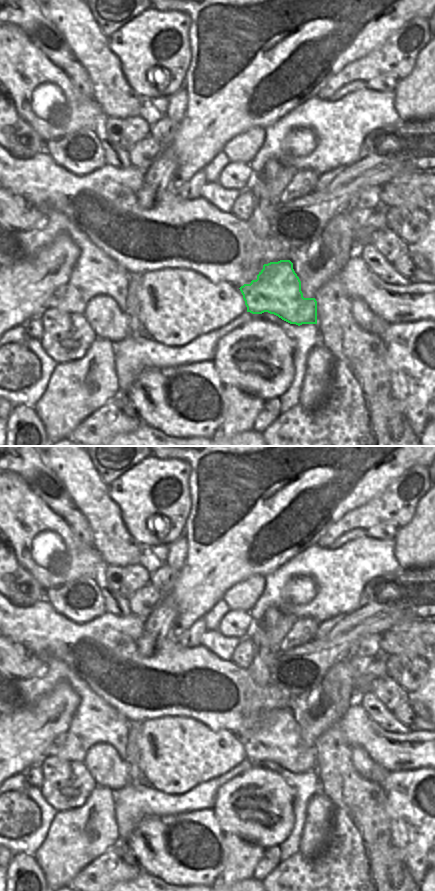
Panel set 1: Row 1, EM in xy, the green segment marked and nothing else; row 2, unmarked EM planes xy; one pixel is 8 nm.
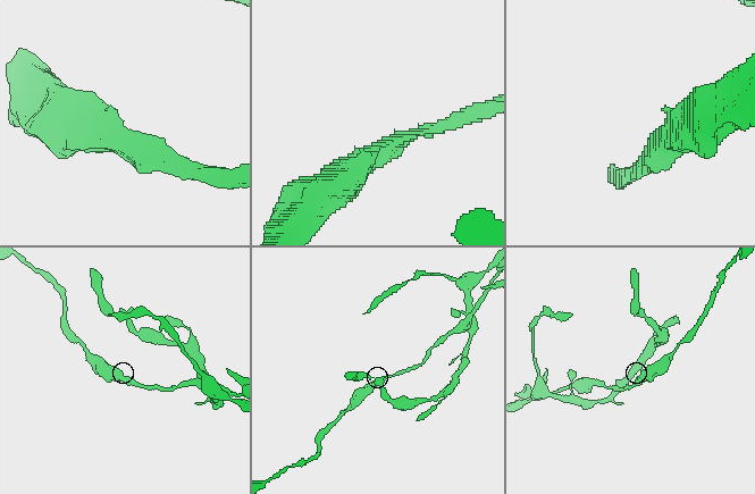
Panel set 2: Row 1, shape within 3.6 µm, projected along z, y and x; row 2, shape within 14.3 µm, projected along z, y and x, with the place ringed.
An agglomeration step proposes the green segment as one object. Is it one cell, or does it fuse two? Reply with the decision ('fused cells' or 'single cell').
single cell

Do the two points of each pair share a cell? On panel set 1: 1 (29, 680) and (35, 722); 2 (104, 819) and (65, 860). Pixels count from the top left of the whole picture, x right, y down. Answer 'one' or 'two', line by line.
1: two
2: one

